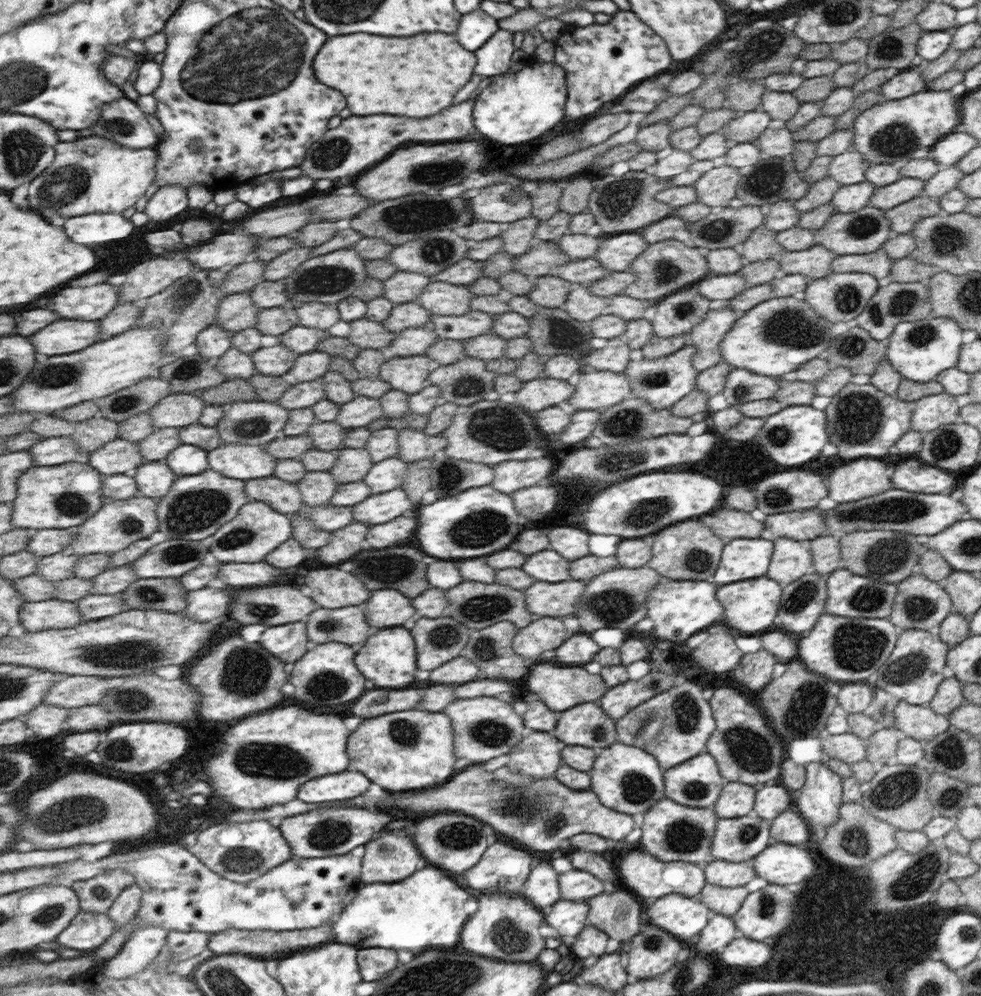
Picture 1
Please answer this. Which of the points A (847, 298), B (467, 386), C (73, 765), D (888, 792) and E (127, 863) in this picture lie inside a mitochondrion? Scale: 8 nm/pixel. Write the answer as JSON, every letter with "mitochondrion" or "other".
{"A":"mitochondrion","B":"mitochondrion","C":"other","D":"mitochondrion","E":"other"}

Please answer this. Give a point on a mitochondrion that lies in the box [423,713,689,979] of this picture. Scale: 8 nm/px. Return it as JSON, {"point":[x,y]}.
{"point":[508,936]}

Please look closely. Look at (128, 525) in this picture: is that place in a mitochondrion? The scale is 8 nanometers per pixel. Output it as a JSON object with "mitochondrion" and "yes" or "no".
{"mitochondrion":"yes"}

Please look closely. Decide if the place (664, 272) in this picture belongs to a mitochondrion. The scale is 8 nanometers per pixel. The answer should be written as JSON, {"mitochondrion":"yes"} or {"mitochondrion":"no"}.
{"mitochondrion":"yes"}

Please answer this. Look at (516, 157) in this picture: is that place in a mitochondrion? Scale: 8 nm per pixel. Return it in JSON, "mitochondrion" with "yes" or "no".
{"mitochondrion":"no"}

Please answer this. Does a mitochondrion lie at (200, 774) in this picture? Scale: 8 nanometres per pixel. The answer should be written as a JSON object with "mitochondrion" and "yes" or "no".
{"mitochondrion":"no"}

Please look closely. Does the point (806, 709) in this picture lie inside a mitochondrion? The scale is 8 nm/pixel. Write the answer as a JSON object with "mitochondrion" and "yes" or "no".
{"mitochondrion":"yes"}

